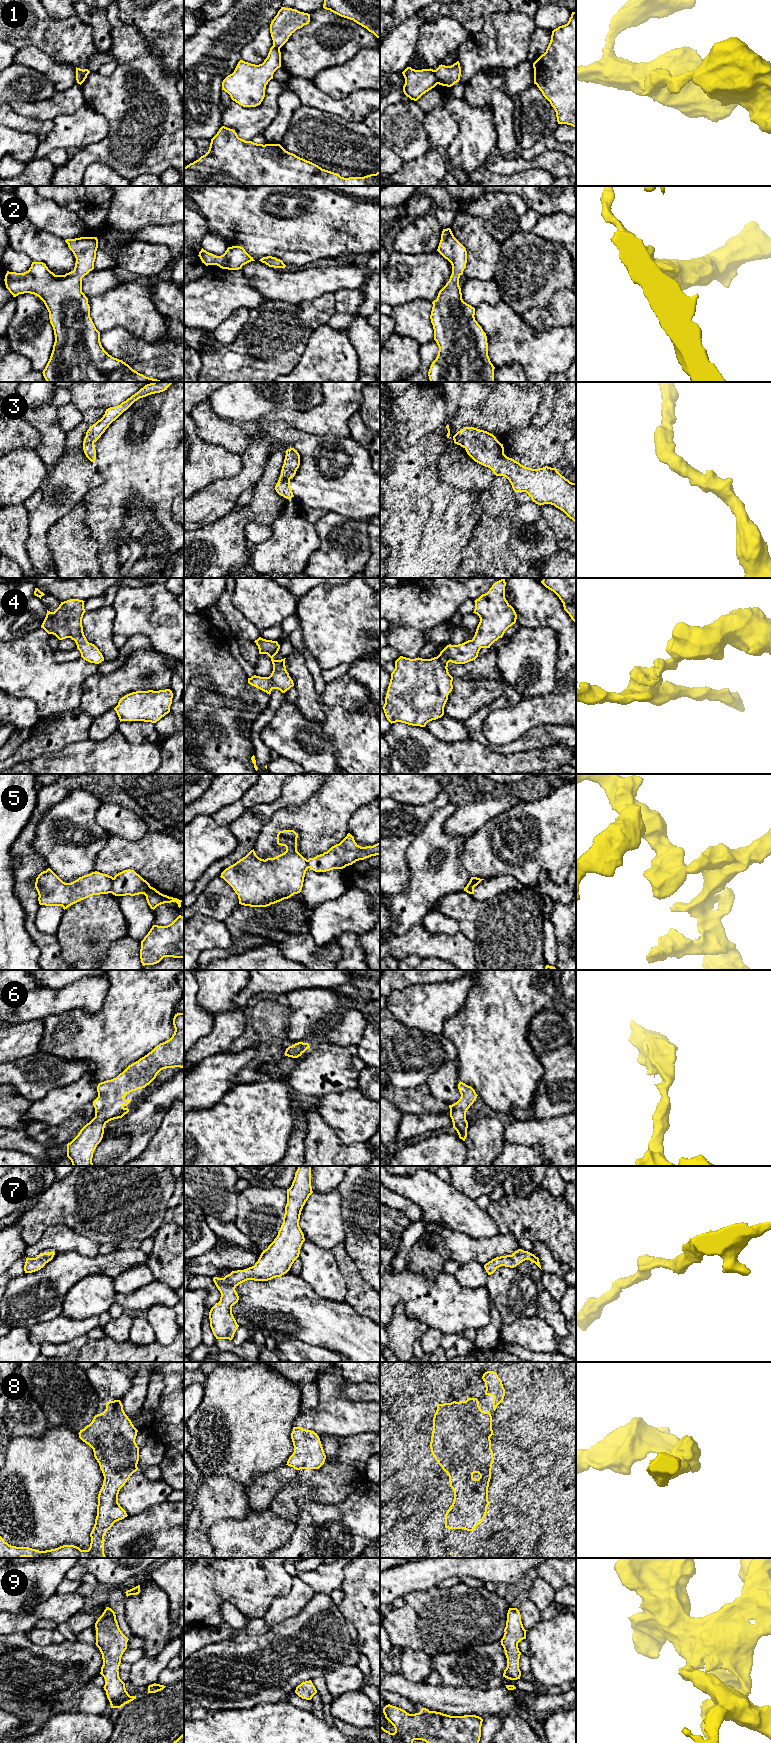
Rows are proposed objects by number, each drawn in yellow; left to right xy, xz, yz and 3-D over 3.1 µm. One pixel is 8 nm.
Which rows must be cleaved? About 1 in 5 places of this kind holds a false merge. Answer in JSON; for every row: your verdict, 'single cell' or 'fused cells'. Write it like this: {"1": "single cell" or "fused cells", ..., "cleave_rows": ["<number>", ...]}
{"1": "fused cells", "2": "single cell", "3": "single cell", "4": "single cell", "5": "fused cells", "6": "single cell", "7": "single cell", "8": "single cell", "9": "single cell", "cleave_rows": ["1", "5"]}

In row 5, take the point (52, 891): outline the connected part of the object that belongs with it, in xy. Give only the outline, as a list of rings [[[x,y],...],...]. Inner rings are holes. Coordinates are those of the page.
[[[50,868],[41,872],[35,882],[40,905],[62,906],[64,910],[90,896],[111,893],[112,885],[112,876],[97,871],[65,883]]]

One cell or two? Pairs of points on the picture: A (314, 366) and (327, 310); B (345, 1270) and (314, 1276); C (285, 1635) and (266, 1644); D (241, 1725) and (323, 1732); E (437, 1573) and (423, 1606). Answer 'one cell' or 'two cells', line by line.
A: two cells
B: two cells
C: one cell
D: one cell
E: two cells

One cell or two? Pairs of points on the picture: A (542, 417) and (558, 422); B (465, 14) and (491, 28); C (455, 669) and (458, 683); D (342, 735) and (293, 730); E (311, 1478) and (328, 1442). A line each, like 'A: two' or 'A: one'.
A: two
B: two
C: two
D: two
E: two

